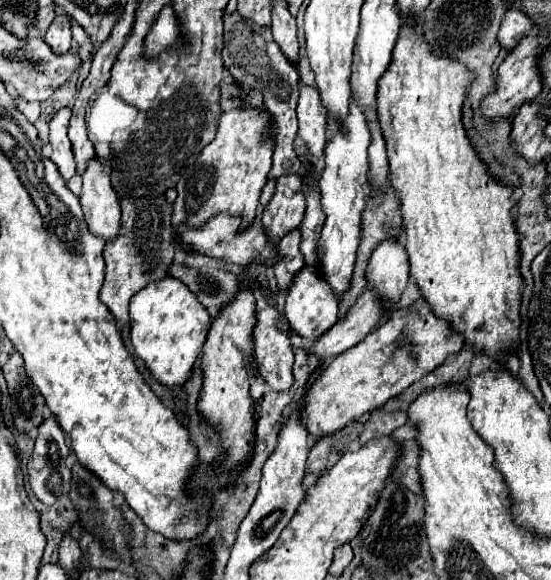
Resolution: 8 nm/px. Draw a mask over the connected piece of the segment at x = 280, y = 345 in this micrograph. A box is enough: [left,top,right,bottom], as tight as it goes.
[254,305,294,391]

